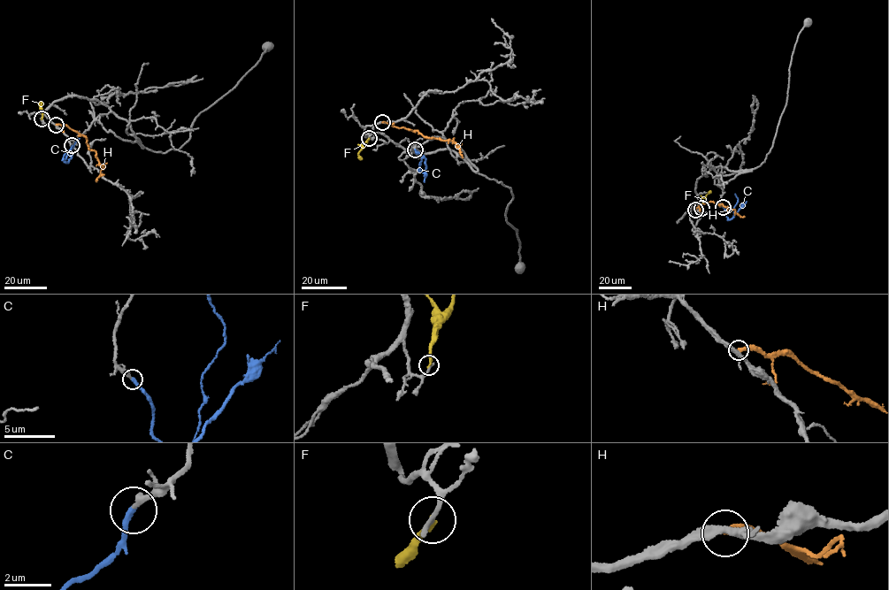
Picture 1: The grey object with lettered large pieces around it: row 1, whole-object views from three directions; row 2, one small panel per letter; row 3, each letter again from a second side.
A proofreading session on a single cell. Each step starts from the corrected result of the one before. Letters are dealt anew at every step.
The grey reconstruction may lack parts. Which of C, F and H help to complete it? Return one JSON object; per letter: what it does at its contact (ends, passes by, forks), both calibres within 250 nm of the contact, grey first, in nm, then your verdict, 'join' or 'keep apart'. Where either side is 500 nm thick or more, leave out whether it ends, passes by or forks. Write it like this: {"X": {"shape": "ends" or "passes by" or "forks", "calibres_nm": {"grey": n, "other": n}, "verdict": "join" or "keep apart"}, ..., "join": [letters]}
{"C": {"shape": "ends", "calibres_nm": {"grey": 240, "other": 260}, "verdict": "join"}, "F": {"shape": "ends", "calibres_nm": {"grey": 240, "other": 240}, "verdict": "keep apart"}, "H": {"shape": "ends", "calibres_nm": {"grey": 260, "other": 260}, "verdict": "keep apart"}, "join": ["C"]}

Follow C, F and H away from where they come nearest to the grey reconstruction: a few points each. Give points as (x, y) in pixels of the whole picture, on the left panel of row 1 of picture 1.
C: (72, 145), (64, 155), (64, 161), (80, 138)
F: (42, 118), (39, 104), (42, 103)
H: (56, 125), (68, 126), (86, 136), (89, 149), (95, 150), (103, 169), (96, 181)

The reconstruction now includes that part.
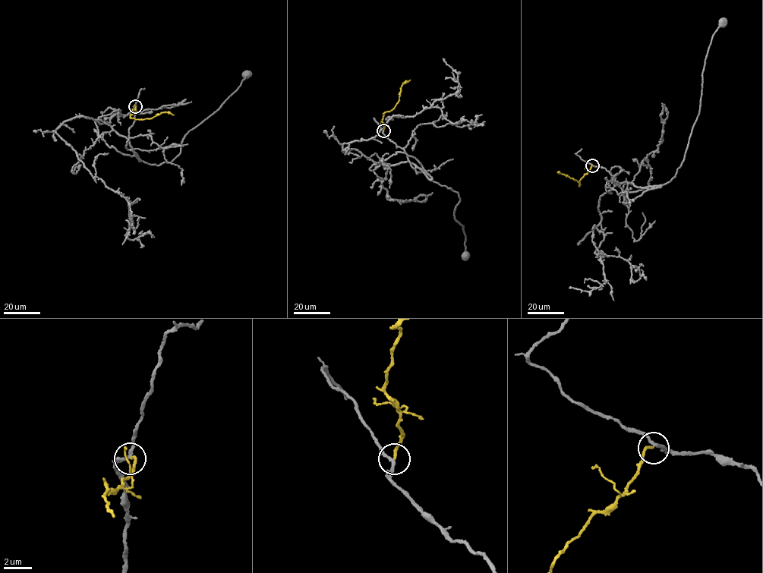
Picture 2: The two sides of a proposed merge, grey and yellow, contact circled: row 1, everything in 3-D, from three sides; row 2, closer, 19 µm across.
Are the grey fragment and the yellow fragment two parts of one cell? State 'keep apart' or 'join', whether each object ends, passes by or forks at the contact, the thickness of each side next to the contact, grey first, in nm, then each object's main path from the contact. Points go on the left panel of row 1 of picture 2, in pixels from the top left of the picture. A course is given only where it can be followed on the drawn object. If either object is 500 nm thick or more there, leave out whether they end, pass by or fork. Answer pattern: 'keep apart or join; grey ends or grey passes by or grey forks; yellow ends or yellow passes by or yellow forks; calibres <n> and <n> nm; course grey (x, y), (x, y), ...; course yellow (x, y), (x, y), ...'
join; grey passes by; yellow ends; calibres 200 and 190 nm; course grey (135, 105), (134, 119), (125, 146), (148, 164), (169, 163), (179, 153), (184, 136), (219, 108), (247, 75); course yellow (135, 106), (130, 117), (136, 119), (152, 118), (164, 111), (174, 114)

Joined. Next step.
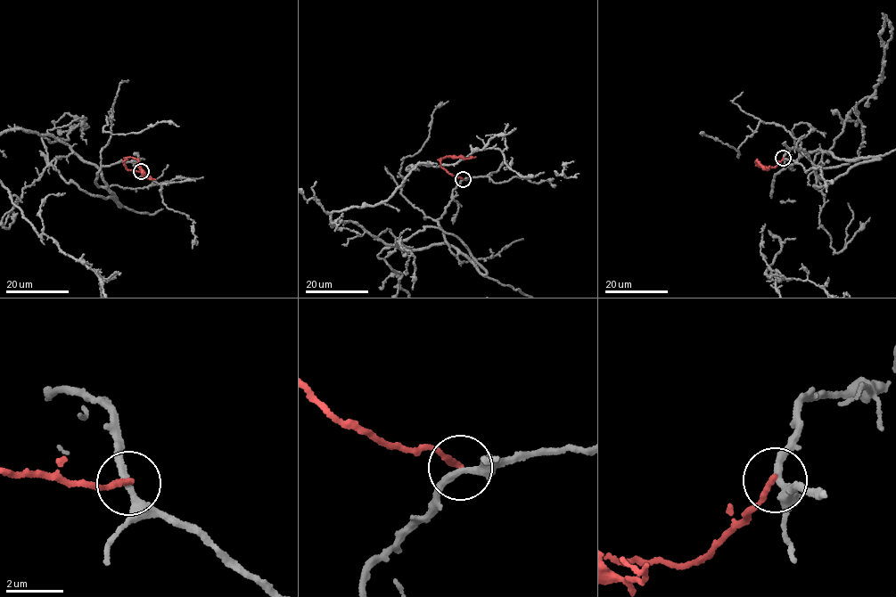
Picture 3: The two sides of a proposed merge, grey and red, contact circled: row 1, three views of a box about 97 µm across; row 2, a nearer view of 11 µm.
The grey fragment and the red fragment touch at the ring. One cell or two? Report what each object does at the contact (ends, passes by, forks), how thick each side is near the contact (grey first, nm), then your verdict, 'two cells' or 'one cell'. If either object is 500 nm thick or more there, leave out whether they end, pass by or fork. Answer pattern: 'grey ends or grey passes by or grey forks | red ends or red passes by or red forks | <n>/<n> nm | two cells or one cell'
grey passes by | red ends | 260/180 nm | two cells

